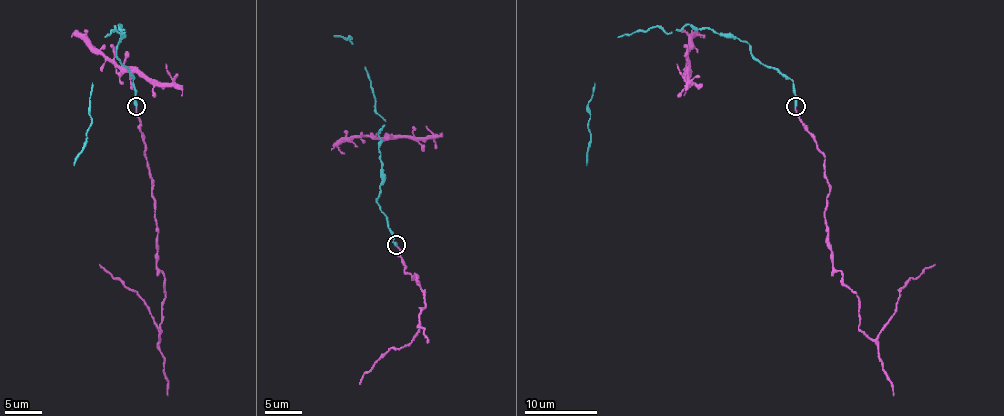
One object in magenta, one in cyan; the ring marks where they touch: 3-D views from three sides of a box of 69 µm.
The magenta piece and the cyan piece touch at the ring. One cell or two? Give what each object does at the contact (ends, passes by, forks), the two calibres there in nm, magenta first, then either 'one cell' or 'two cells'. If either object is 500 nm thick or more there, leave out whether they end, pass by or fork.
magenta ends there; cyan ends there; 160 nm thick on the magenta side, 300 nm on the other; one cell

